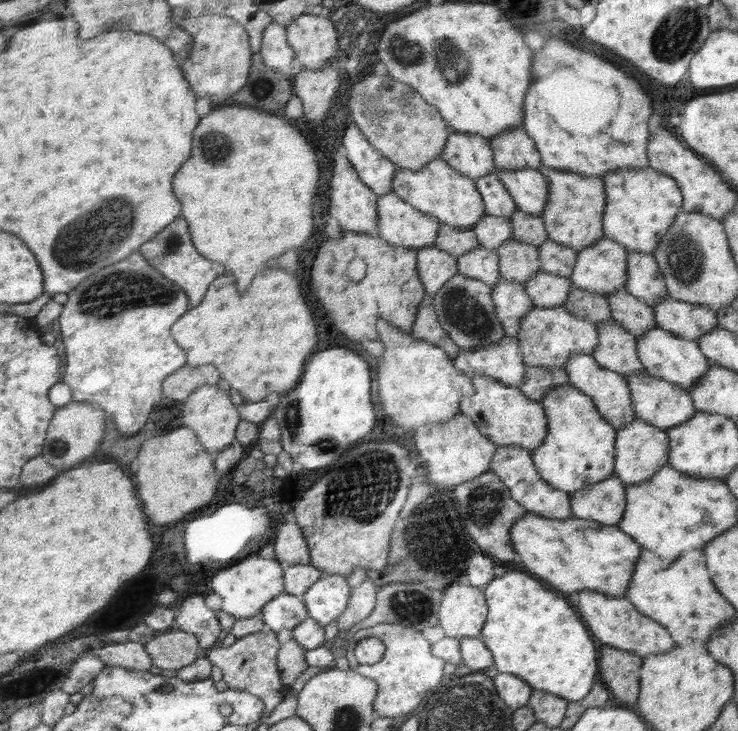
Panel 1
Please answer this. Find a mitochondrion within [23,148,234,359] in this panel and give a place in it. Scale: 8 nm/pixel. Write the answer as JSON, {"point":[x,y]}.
{"point":[78,245]}

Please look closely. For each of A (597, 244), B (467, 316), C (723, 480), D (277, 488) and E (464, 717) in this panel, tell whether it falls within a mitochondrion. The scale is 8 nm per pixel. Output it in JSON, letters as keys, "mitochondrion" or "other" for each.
{"A":"other","B":"mitochondrion","C":"other","D":"other","E":"mitochondrion"}

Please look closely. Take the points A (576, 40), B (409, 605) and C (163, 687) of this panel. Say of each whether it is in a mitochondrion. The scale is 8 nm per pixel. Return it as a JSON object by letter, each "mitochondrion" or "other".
{"A":"other","B":"mitochondrion","C":"other"}

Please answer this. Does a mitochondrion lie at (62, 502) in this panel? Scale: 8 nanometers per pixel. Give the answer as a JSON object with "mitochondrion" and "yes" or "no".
{"mitochondrion":"no"}

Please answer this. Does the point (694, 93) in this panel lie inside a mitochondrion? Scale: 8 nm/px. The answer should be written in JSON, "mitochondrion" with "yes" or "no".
{"mitochondrion":"no"}

